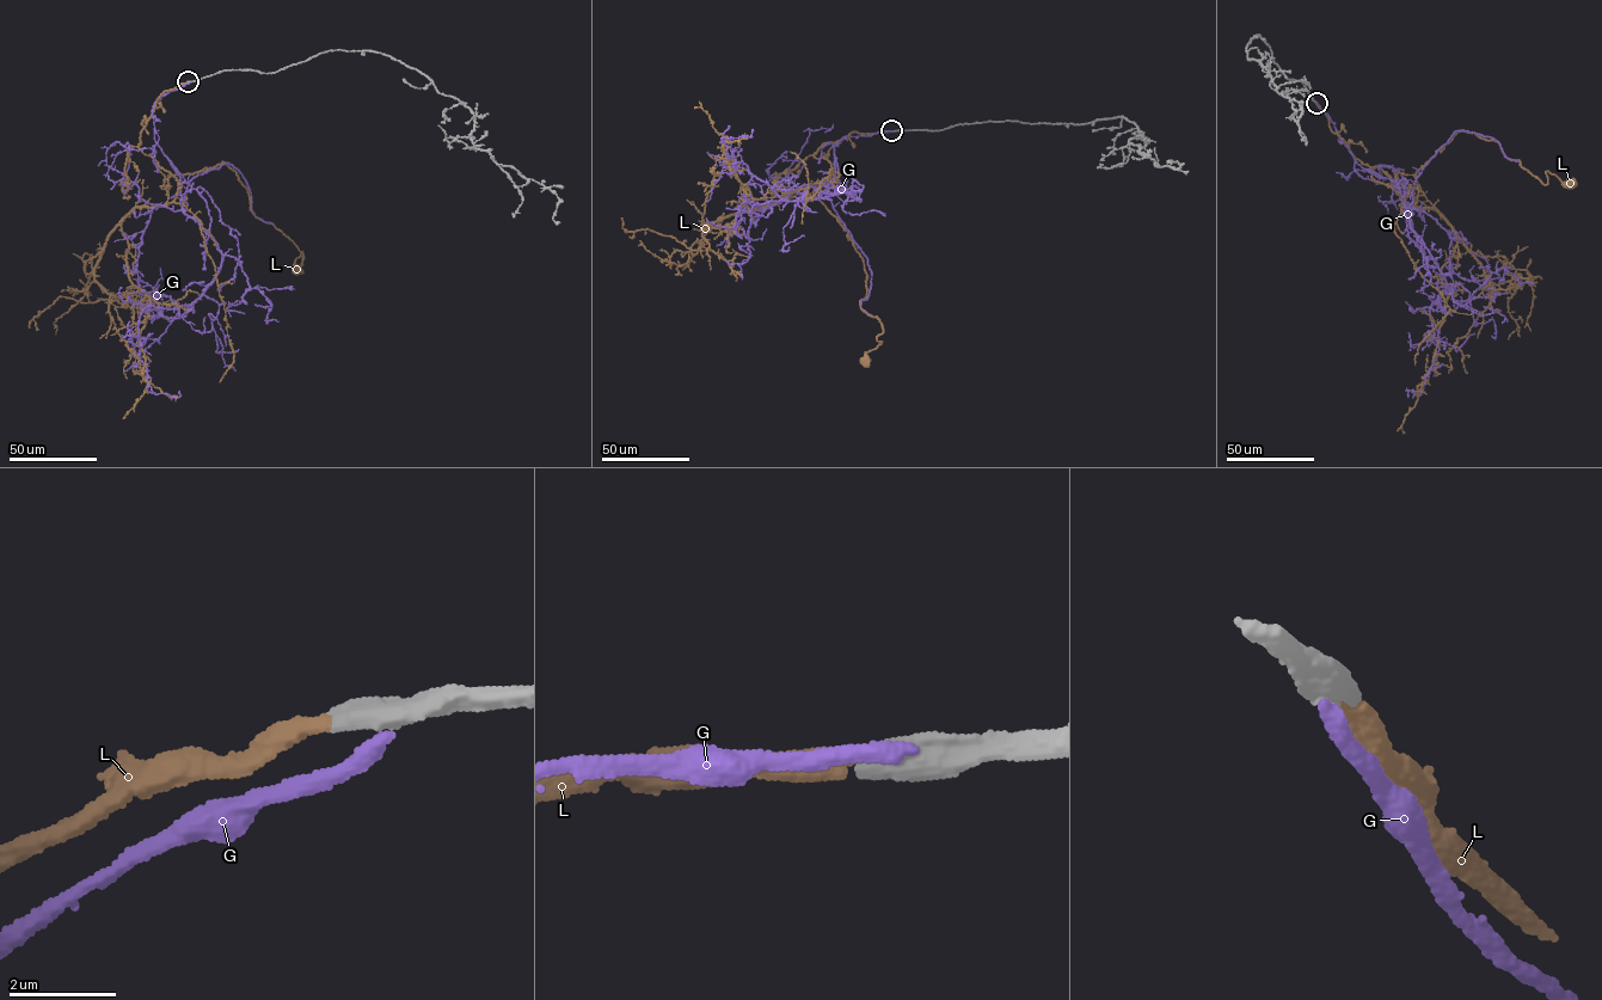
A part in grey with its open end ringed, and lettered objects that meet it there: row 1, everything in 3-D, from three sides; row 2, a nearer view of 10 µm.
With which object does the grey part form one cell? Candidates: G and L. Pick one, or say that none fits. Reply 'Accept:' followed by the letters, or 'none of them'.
Accept: L

